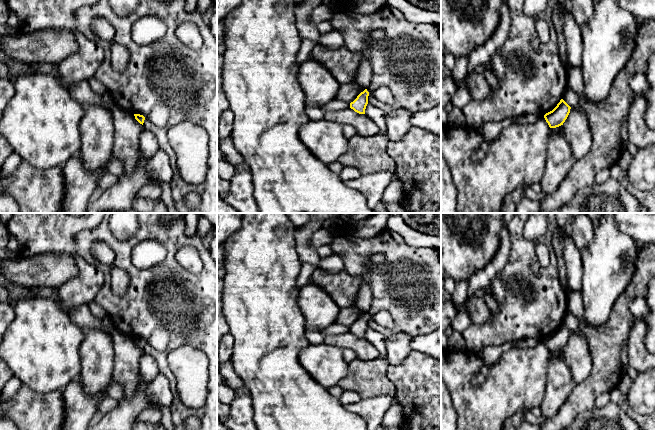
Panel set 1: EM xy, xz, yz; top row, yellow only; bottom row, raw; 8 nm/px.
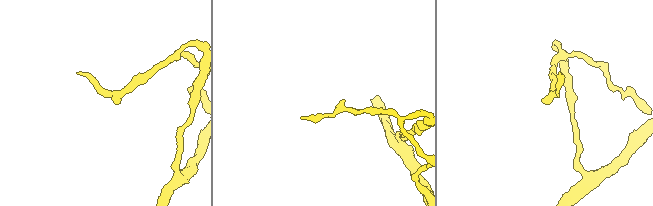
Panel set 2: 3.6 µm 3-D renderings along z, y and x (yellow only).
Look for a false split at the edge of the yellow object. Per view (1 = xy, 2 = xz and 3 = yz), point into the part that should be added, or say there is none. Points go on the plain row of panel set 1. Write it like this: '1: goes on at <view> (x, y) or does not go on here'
1: does not go on here
2: does not go on here
3: does not go on here

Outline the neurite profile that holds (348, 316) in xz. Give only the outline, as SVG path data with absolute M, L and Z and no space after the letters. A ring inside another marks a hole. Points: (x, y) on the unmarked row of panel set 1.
M354 303L348 307L340 308L340 312L337 316L336 323L343 326L351 327L364 314L365 312L359 309L356 306L356 303Z

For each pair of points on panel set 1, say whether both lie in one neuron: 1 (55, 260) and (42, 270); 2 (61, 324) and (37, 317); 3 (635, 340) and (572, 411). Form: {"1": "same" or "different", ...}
{"1": "same", "2": "same", "3": "different"}

